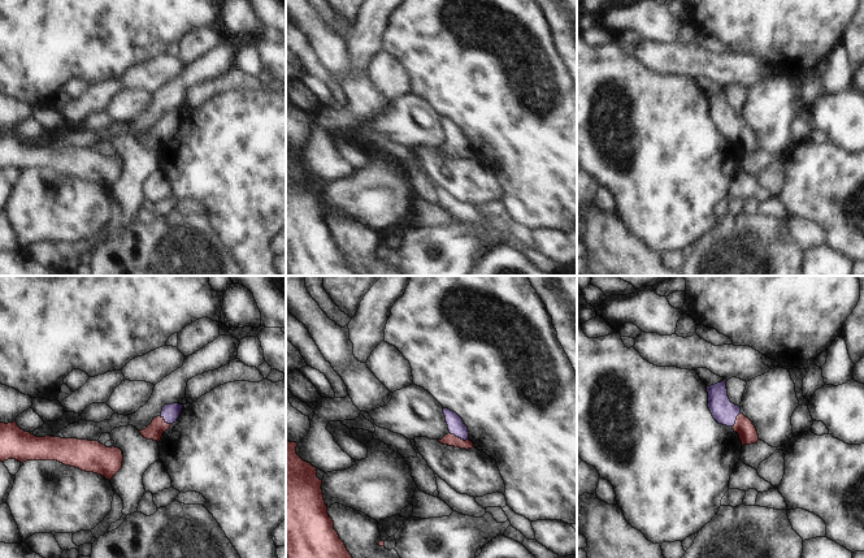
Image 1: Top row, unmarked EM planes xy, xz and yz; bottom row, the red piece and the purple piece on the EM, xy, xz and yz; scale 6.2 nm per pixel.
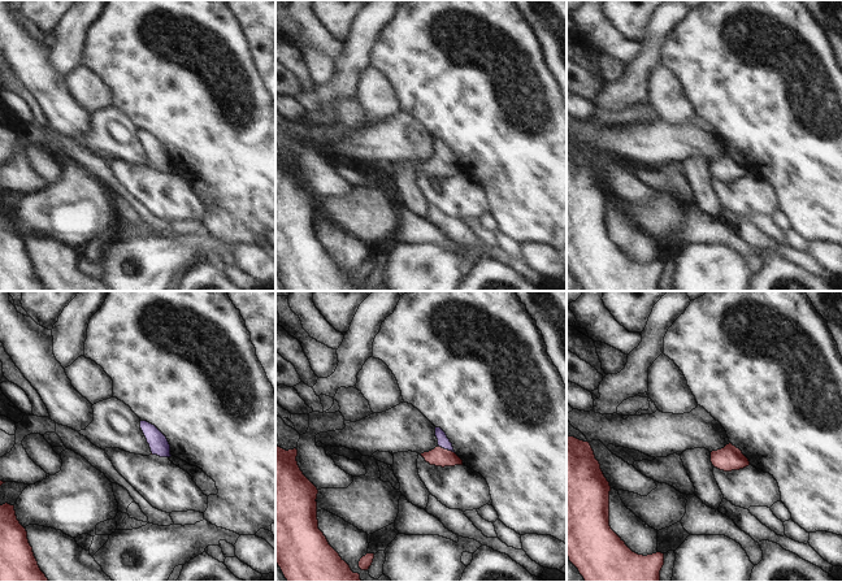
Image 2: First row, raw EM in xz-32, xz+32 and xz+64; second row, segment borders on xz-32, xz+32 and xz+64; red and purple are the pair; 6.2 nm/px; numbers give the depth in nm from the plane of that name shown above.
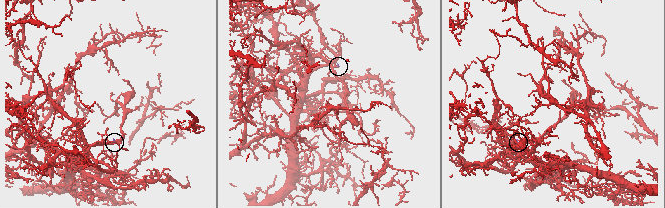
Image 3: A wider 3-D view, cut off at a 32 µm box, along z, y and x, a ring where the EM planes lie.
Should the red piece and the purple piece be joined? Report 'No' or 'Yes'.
Yes.

